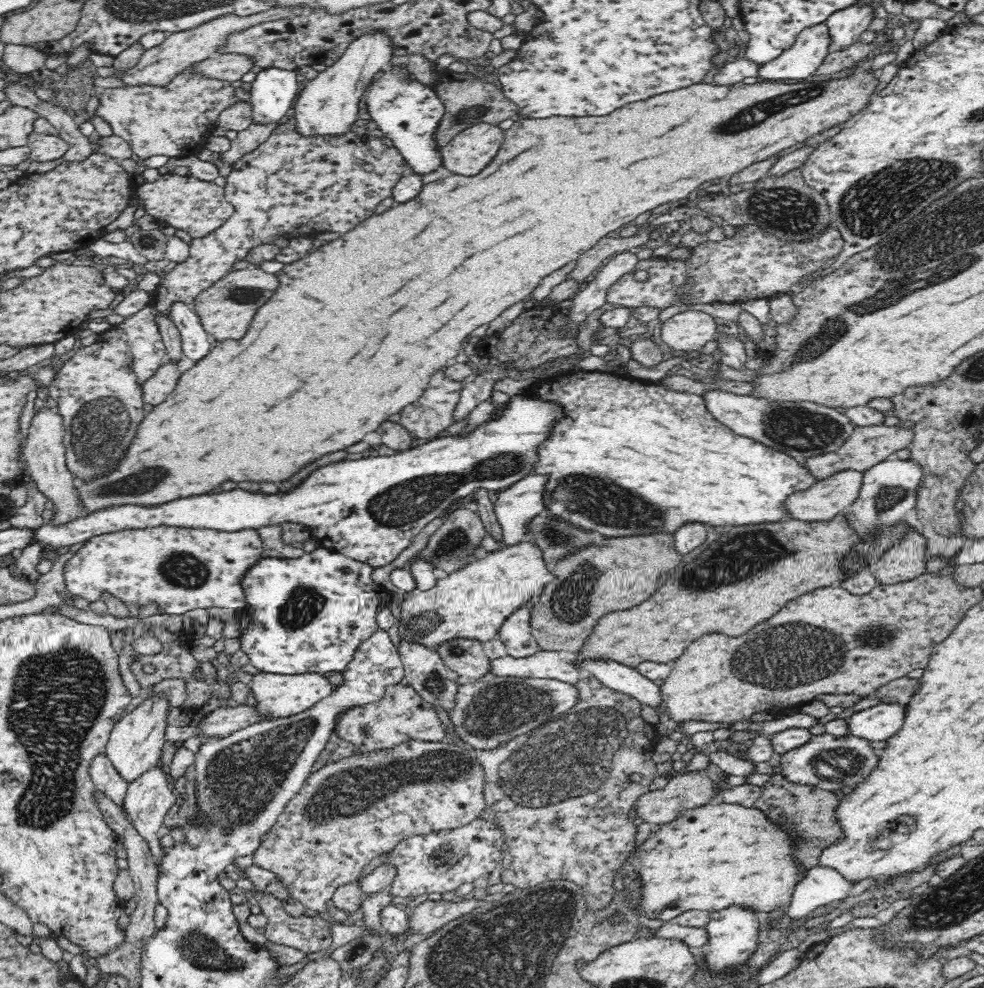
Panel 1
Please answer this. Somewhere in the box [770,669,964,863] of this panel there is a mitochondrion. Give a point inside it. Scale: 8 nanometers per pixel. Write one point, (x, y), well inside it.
(838, 765)

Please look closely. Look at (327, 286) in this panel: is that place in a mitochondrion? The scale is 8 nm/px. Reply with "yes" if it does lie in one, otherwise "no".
no

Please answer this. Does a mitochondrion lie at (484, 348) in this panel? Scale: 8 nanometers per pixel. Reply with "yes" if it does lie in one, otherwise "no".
no

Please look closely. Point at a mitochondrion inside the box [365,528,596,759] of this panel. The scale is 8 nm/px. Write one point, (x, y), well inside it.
(493, 711)

